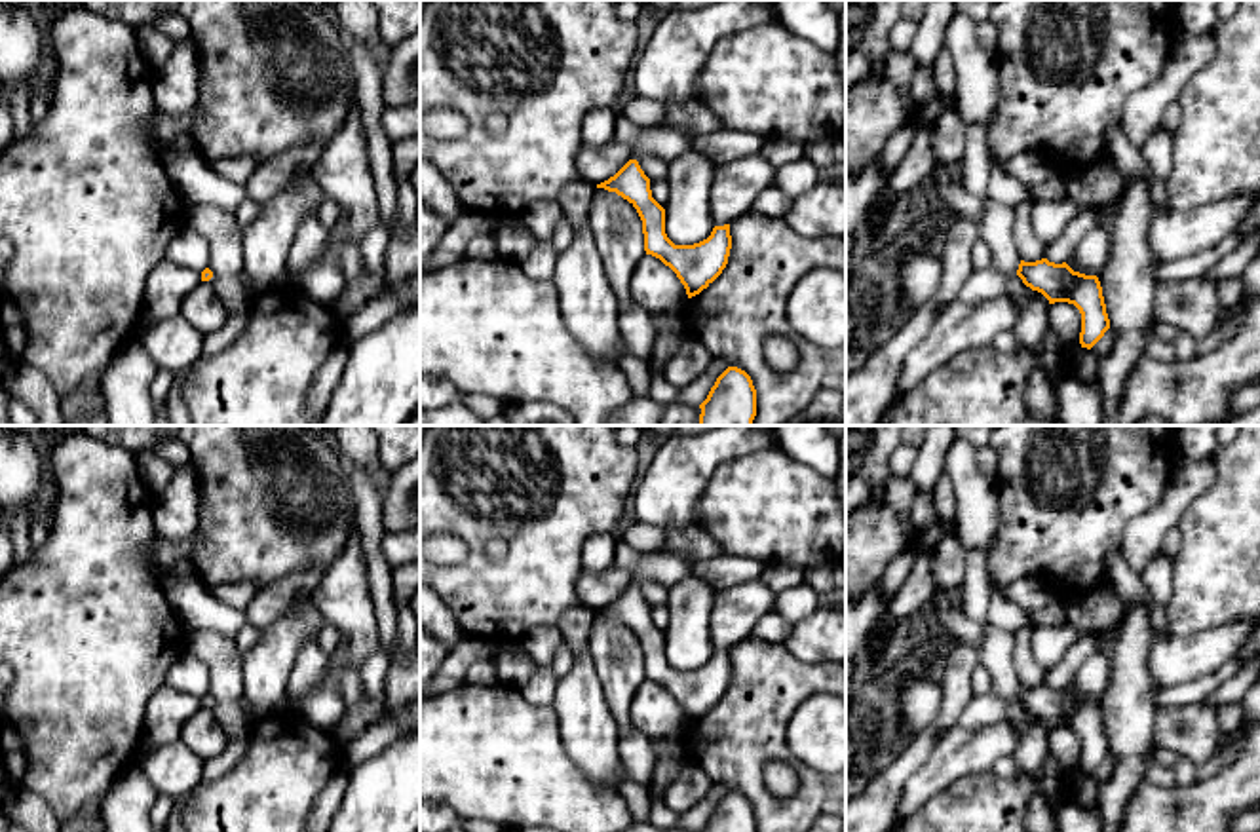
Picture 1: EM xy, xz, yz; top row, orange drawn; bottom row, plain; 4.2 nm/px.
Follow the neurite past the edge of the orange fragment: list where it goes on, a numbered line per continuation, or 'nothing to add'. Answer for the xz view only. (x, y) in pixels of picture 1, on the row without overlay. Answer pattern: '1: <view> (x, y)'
1: xz (664, 567)

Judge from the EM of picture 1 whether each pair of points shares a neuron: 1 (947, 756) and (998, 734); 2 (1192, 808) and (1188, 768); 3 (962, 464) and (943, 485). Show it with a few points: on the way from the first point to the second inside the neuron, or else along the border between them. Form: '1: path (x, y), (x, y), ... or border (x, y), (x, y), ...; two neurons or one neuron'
1: path (960, 753), (985, 745); one neuron
2: border (1196, 779), (1188, 785), (1175, 785); two neurons
3: border (945, 470), (953, 487), (954, 519); two neurons

